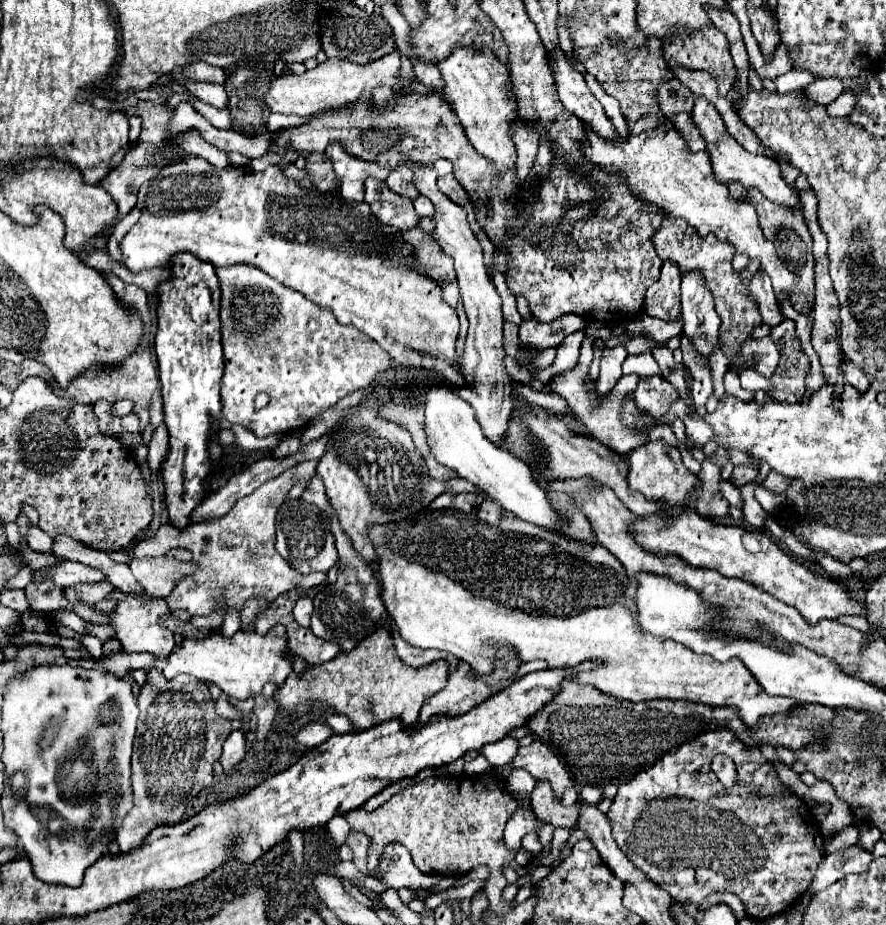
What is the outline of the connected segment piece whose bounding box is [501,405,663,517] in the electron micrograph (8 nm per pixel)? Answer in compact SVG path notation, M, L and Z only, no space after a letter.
M523 405L523 409L519 409L511 415L507 433L505 433L503 443L501 443L501 449L505 449L505 451L517 455L519 459L523 459L531 467L533 479L537 483L587 477L587 479L593 479L595 483L599 483L601 487L613 489L615 495L621 499L621 503L631 513L635 513L637 517L649 517L657 511L663 511L663 503L647 501L643 495L637 495L637 491L631 491L627 487L629 465L625 463L623 455L619 455L613 449L601 445L593 437L585 437L585 435L577 435L577 433L569 431L565 421L561 421L559 417L547 413L541 407L531 409L529 405Z

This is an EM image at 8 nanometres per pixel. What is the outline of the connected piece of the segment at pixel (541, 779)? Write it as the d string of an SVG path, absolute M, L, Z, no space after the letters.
M535 739L527 747L519 747L511 765L515 769L529 771L537 783L551 783L553 795L557 799L561 799L563 793L575 785L561 759L539 739Z

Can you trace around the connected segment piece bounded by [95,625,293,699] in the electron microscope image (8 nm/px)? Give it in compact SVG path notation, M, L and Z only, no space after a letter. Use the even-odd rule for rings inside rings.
M275 625L265 635L259 635L255 631L245 631L245 633L237 631L233 637L225 637L221 631L213 631L207 637L197 637L197 641L191 637L183 637L181 645L175 645L175 649L167 655L167 659L149 653L129 653L121 649L109 655L101 655L99 659L95 659L95 665L103 667L107 673L113 673L117 677L125 677L135 669L145 669L145 671L157 669L167 679L173 679L179 673L189 673L201 681L215 681L229 697L247 699L249 693L259 693L265 683L273 681L281 685L289 677L293 667L283 657L285 651L287 651L285 631L281 625Z

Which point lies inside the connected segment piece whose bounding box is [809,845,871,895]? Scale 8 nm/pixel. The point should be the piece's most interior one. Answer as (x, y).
(853, 859)

